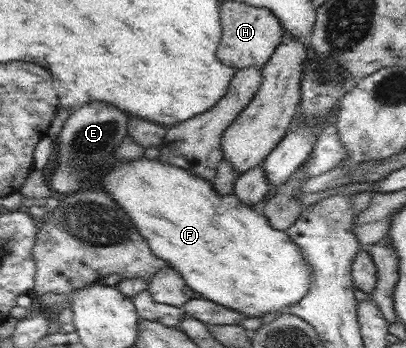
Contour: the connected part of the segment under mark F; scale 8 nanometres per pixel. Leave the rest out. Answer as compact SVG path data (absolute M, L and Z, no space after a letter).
M138 158L134 162L120 162L112 171L106 174L101 182L101 187L117 202L131 218L140 234L148 241L151 251L165 260L168 266L178 271L186 281L188 288L199 293L202 298L211 300L212 303L221 304L223 307L233 308L235 311L243 312L248 317L262 317L268 312L286 312L288 307L294 306L306 296L311 279L311 266L305 261L301 248L290 237L287 231L275 229L268 217L261 211L260 207L244 204L236 195L222 196L215 191L211 180L203 179L193 172L184 170L170 163L159 162L158 159Z

